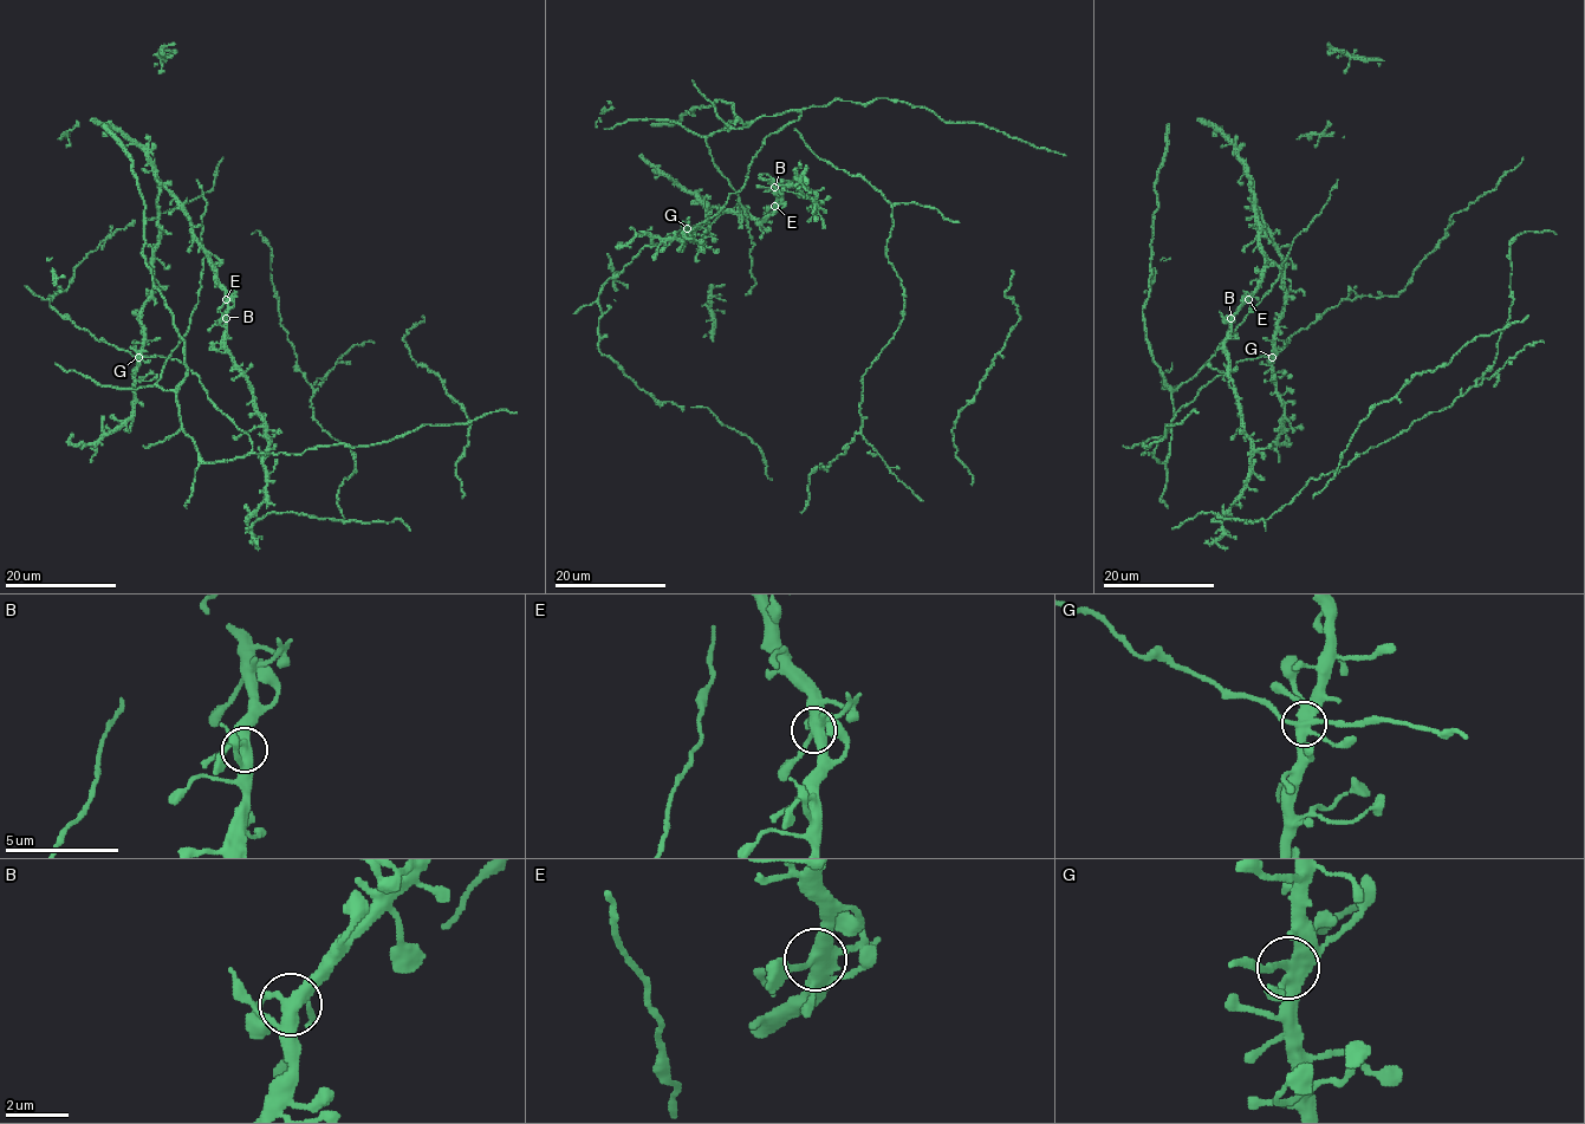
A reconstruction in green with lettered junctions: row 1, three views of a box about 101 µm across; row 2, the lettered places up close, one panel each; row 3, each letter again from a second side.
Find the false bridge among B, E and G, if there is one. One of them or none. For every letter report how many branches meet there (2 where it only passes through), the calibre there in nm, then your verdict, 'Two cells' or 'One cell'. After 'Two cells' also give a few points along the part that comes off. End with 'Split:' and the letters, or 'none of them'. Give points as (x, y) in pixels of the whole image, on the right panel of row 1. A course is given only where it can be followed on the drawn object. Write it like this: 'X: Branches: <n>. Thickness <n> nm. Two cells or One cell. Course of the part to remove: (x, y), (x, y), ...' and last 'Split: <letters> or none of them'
B: Branches: 6. Thickness 380 nm. One cell
E: Branches: 6. Thickness 420 nm. One cell
G: Branches: 7. Thickness 420 nm. One cell
Split: none of them

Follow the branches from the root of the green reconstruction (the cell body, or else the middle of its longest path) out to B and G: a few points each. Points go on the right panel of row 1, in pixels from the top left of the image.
B: (1246, 298), (1231, 318)
G: (1246, 298), (1255, 288), (1266, 260), (1255, 195), (1251, 187), (1261, 225), (1284, 266), (1285, 304), (1271, 357)

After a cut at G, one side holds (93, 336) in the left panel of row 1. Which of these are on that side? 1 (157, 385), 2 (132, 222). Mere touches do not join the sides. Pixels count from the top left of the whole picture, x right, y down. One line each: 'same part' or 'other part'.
1: other part
2: same part

